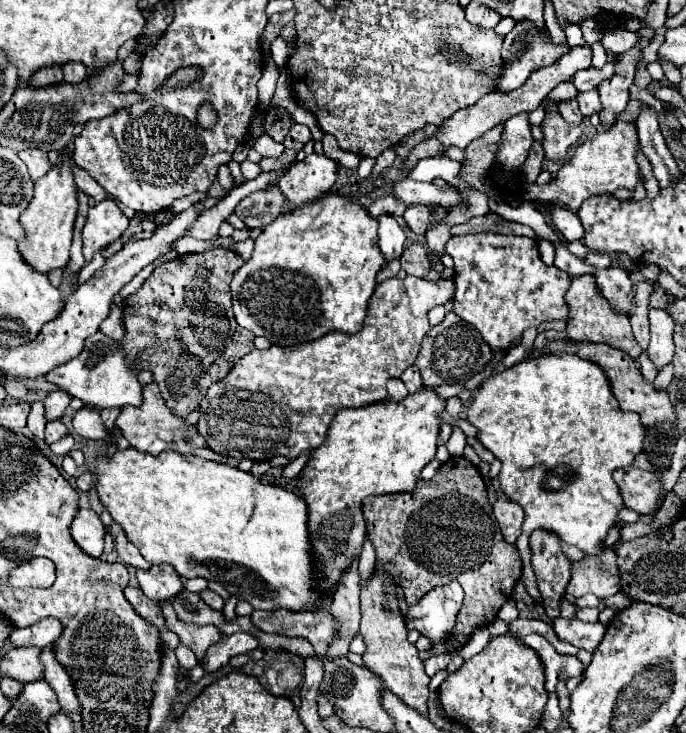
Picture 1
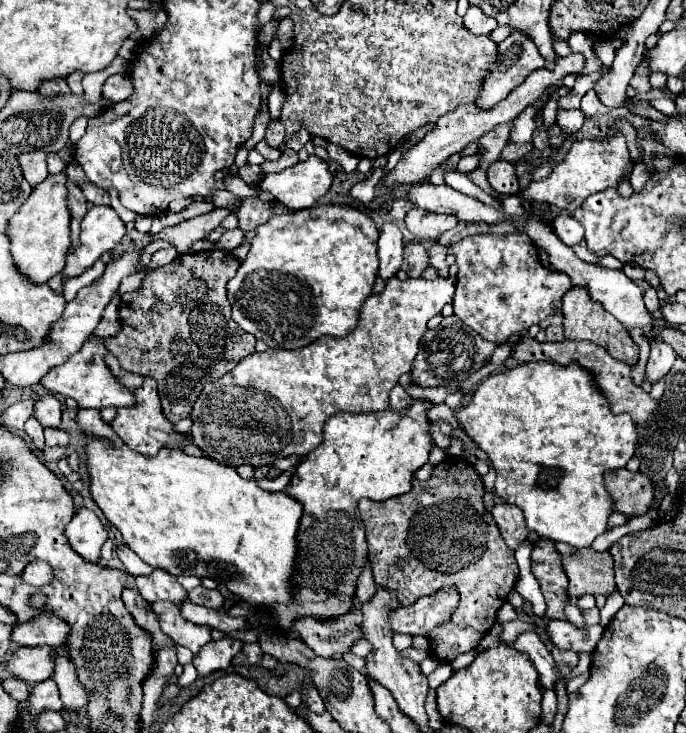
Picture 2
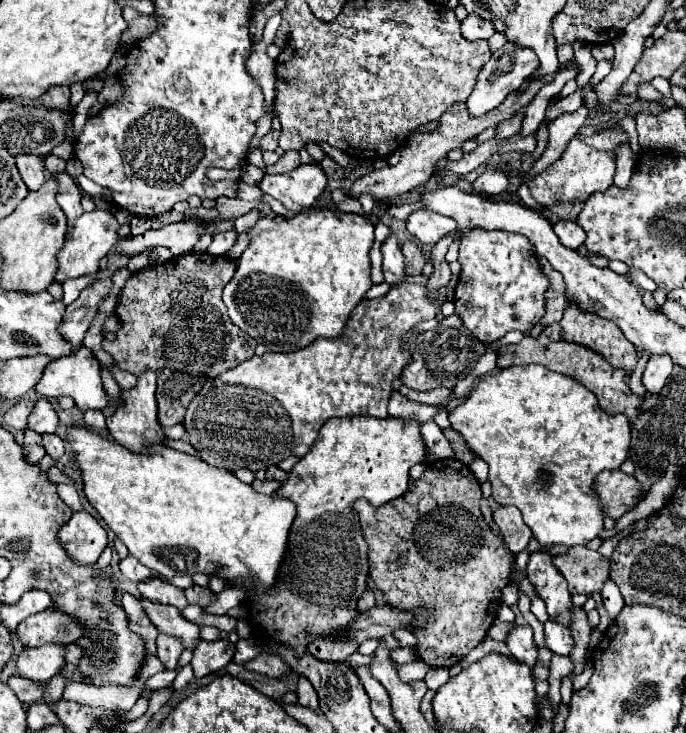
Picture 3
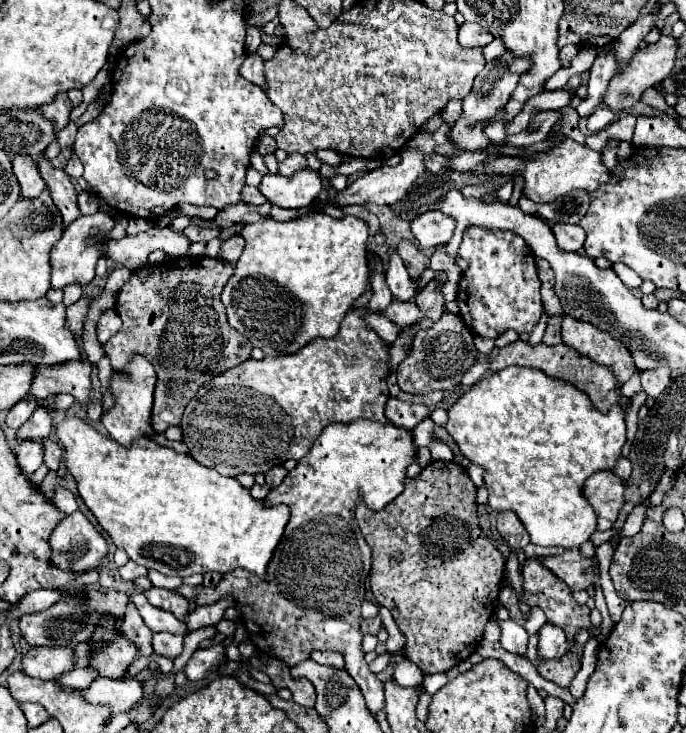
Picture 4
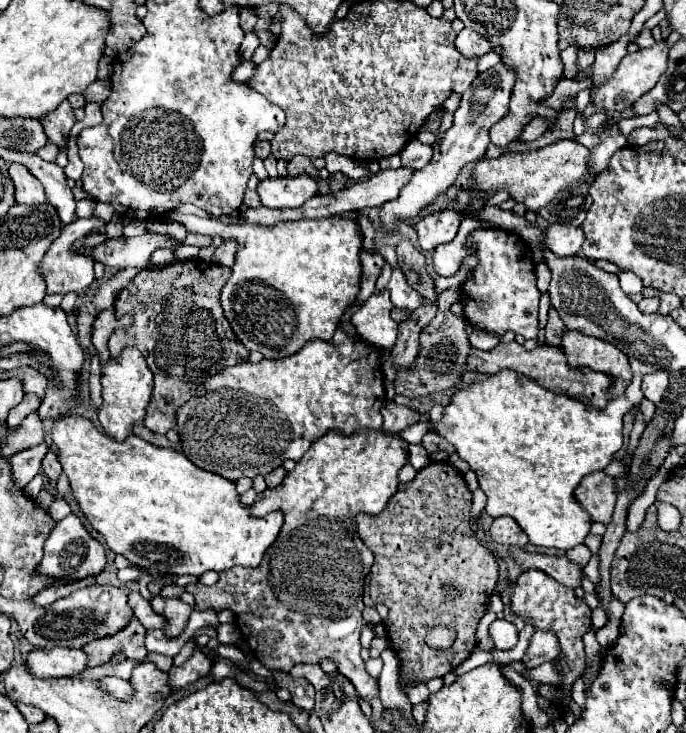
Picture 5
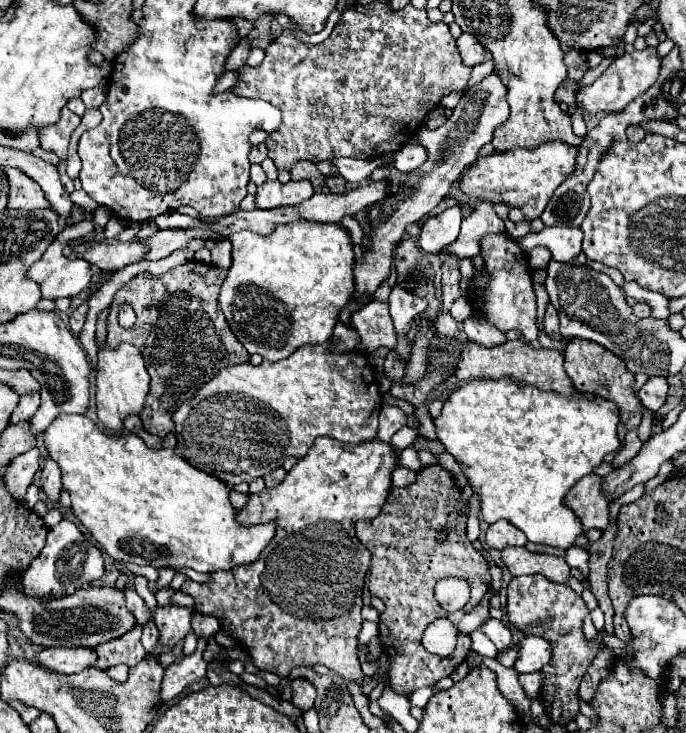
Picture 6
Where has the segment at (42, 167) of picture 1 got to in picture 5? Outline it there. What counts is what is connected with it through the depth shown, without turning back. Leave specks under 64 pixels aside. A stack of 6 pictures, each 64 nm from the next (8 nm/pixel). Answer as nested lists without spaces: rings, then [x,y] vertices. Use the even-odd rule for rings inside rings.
[[[10,164],[8,174],[14,182],[14,192],[16,192],[16,204],[26,204],[26,206],[38,206],[46,202],[44,188],[40,180],[36,180],[22,164]]]

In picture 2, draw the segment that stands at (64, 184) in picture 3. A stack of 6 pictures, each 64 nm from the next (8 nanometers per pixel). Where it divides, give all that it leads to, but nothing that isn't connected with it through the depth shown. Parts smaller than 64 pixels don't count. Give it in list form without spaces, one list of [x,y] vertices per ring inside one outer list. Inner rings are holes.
[[[68,180],[68,210],[72,212],[70,238],[72,238],[72,246],[76,248],[78,234],[80,234],[80,222],[82,222],[82,216],[86,214],[86,198],[84,198],[82,190],[72,180]]]

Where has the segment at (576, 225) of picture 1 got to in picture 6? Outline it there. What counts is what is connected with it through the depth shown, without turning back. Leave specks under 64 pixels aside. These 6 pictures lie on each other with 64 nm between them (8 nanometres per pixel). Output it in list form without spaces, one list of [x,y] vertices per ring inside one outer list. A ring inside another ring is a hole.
[[[544,228],[536,234],[526,234],[516,240],[520,248],[530,252],[536,246],[546,246],[556,262],[570,262],[582,252],[582,232],[580,228]]]

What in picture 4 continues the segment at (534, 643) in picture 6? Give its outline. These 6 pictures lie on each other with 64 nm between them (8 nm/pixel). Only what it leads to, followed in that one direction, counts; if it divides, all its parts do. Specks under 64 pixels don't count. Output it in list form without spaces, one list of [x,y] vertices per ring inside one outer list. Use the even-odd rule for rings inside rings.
[[[544,624],[538,632],[538,656],[542,660],[562,658],[568,652],[566,634],[552,624]]]

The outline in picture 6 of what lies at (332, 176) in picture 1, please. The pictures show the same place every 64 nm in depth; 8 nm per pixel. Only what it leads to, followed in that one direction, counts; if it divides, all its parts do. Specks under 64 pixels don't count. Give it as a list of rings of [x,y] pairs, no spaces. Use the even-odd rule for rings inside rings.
[[[278,180],[264,182],[256,190],[256,208],[272,210],[280,206],[296,206],[312,198],[312,194],[314,194],[314,188],[308,180],[300,180],[300,182],[290,180],[288,184],[280,184]]]

